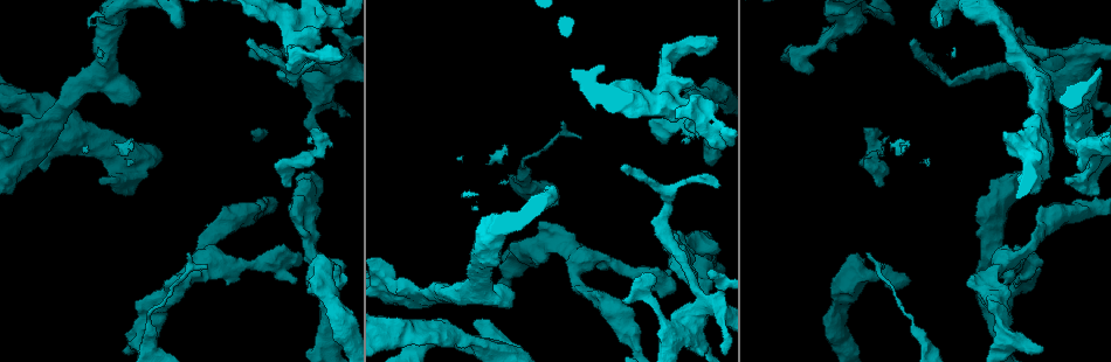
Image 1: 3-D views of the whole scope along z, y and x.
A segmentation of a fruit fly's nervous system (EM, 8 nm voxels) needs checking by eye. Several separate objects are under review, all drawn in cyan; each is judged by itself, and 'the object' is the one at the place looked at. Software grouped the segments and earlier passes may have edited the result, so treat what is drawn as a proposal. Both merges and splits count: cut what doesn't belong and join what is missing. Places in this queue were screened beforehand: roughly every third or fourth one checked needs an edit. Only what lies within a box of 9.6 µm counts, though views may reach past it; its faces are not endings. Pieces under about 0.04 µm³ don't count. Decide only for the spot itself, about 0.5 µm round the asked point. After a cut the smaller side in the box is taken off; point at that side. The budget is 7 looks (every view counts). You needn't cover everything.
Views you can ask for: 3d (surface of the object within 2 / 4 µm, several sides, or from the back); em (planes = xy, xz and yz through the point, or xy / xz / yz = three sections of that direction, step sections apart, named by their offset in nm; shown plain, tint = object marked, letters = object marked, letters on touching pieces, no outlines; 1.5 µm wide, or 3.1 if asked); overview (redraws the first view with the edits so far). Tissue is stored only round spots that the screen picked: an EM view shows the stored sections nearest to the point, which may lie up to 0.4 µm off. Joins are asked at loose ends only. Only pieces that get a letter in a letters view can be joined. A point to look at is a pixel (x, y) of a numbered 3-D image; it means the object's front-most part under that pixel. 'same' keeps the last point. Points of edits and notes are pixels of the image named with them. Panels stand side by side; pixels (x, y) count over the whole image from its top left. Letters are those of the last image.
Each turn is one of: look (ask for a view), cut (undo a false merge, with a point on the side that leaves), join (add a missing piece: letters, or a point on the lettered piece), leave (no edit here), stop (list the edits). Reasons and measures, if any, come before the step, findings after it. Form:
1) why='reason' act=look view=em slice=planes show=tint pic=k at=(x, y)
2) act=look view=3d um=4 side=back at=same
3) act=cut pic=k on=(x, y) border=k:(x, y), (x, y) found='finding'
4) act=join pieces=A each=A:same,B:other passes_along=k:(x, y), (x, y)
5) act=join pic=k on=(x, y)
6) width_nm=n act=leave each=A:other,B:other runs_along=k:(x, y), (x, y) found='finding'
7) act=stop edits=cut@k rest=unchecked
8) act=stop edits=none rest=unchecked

why='thick end' act=look view=em slice=planes show=letters pic=1 at=(128, 347)

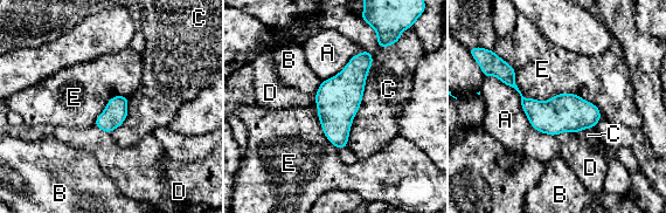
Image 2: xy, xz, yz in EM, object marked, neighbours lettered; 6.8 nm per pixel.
act=leave each=A:other,B:other,C:other,D:other,E:other border=2:(497, 55), (601, 118) found='none of them fits'

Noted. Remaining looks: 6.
why='an open end' act=look view=3d um=2 pic=1 at=(624, 299)

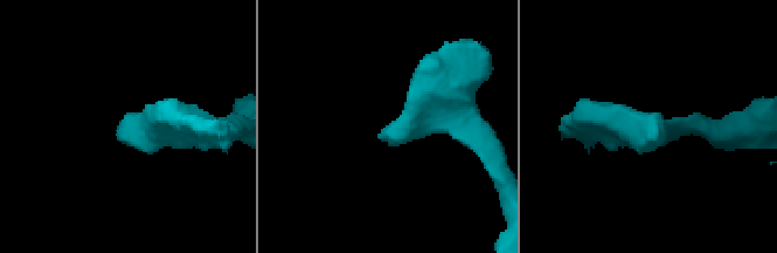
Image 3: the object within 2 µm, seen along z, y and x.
act=look view=em slice=planes show=letters pic=3 at=(379, 134)

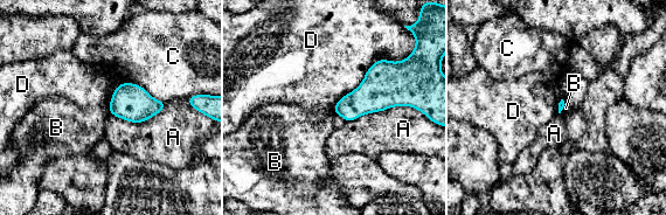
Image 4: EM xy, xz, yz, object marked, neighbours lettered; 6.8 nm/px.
longest_contact=D:600nm act=leave each=A:other,B:other,C:other,D:other border=4:(401, 60), (376, 60), (332, 108) found='no lettered piece goes on from it'

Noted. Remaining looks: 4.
why='branch stops here' act=look view=3d um=2 pic=1 at=(342, 60)

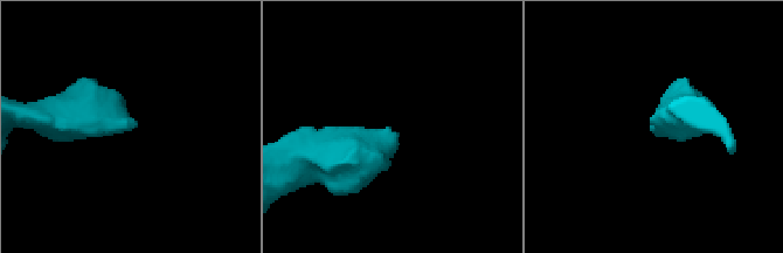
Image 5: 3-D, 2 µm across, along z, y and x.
act=look view=em slice=planes show=plain pic=5 at=(134, 124)

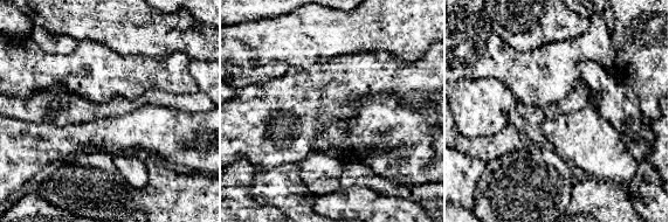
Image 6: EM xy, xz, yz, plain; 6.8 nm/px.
act=look view=em slice=planes show=letters at=same

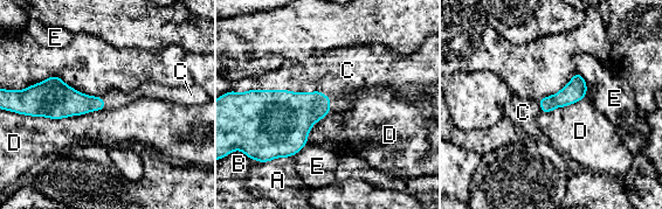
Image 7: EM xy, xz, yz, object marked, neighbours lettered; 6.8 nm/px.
act=join pieces=C each=A:other,B:other,C:same,D:other,E:other passes_along=7:(270, 124), (283, 90), (308, 76) found='it goes on there'

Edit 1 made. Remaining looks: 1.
act=stop edits=join@7 rest=unchecked

